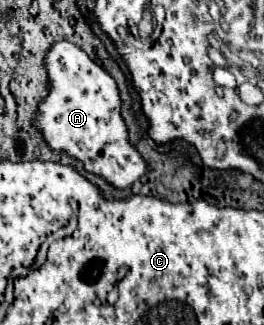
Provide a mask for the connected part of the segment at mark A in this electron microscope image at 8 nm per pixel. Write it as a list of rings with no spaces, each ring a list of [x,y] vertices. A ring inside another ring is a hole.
[[[60,40],[50,46],[50,50],[44,56],[44,68],[48,74],[50,88],[48,94],[38,102],[36,120],[34,120],[34,128],[42,134],[44,142],[52,150],[64,152],[80,160],[88,172],[102,176],[108,184],[112,184],[118,190],[124,190],[132,186],[138,178],[142,178],[148,166],[140,158],[138,150],[128,142],[128,130],[120,116],[120,96],[114,78],[106,70],[102,70],[94,60],[90,60],[86,52],[82,52],[78,46],[74,46],[68,40]]]

